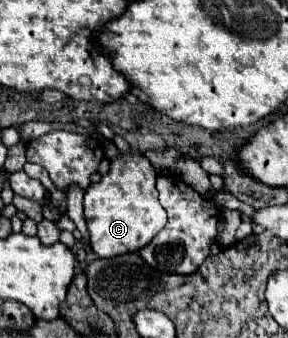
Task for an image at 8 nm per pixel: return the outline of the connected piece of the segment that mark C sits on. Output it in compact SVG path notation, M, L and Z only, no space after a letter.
M123 154L123 156L111 160L111 170L101 178L101 182L91 184L87 188L85 200L83 200L85 222L87 222L87 230L89 230L91 250L99 258L111 258L111 256L121 256L123 252L141 250L165 228L167 214L165 214L165 208L157 200L155 178L157 178L157 172L145 156L141 156L141 154Z

